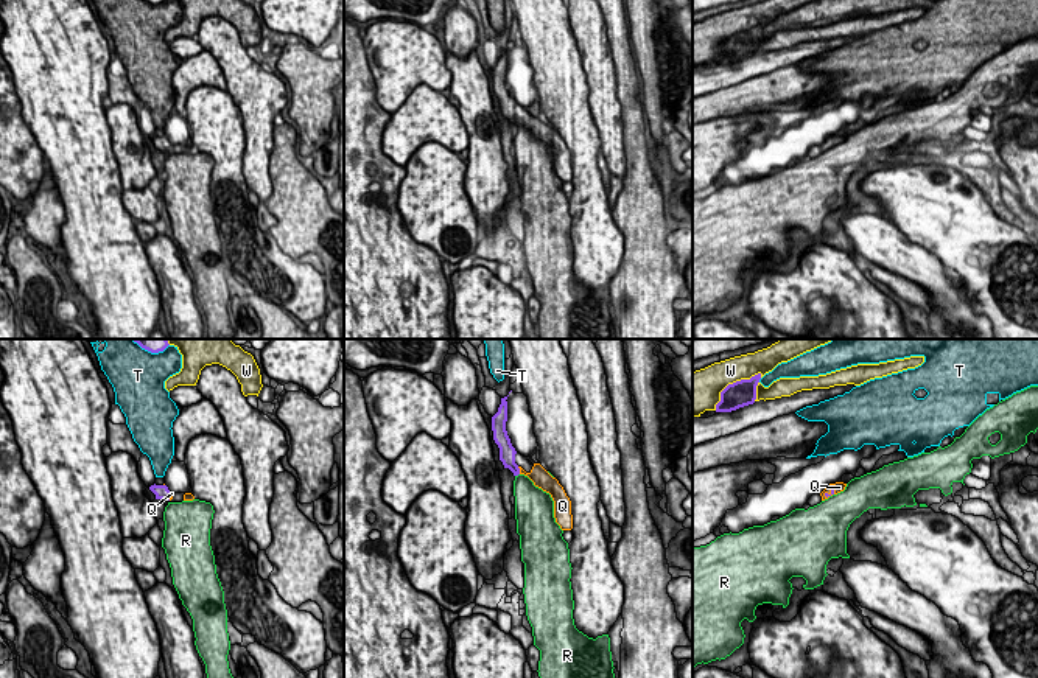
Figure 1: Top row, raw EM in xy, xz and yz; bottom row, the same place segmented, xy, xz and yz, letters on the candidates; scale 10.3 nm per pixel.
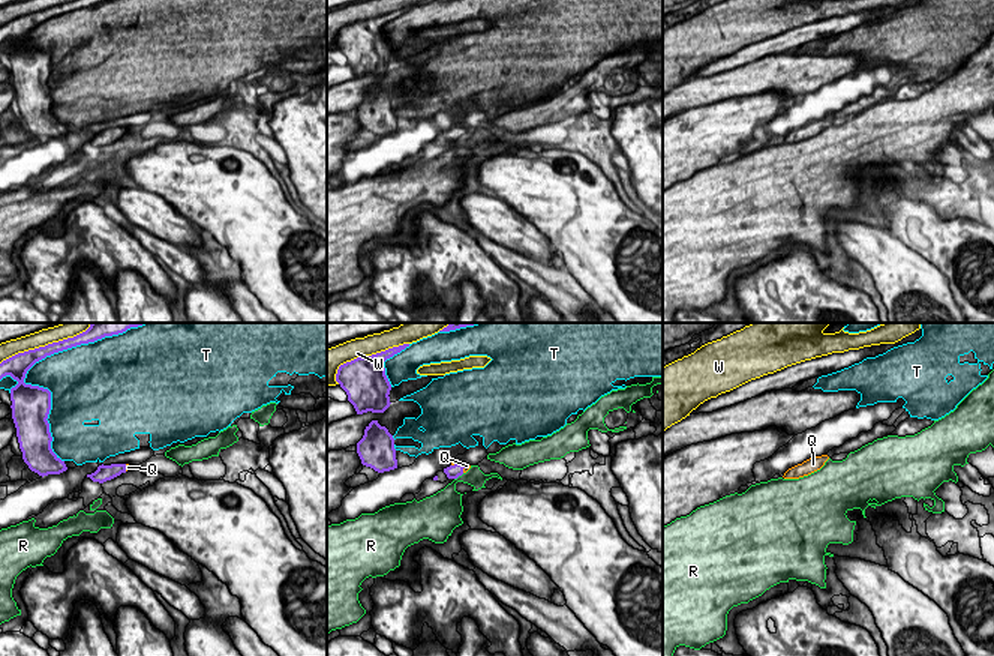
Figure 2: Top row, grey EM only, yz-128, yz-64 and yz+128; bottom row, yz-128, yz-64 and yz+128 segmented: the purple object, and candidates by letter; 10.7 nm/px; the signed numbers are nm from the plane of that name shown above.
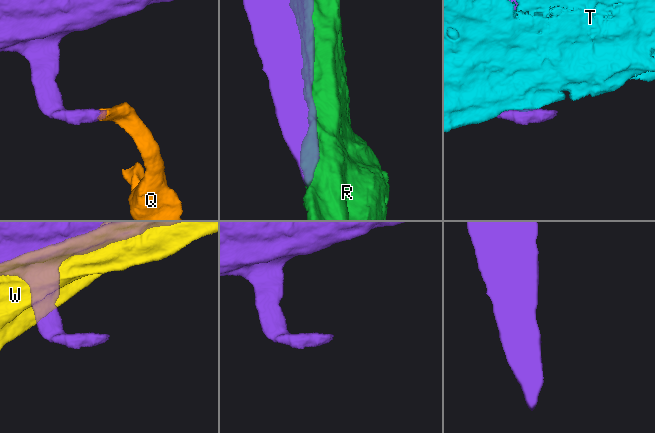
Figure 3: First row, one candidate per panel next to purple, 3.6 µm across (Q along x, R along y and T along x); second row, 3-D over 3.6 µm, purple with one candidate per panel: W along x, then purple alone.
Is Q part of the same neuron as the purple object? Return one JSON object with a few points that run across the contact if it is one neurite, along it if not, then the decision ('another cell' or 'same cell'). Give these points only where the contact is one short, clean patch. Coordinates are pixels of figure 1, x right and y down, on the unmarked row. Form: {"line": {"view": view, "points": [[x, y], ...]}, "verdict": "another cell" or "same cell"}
{"line": {"view": "yz", "points": [[827, 146], [831, 143], [839, 139]]}, "verdict": "same cell"}

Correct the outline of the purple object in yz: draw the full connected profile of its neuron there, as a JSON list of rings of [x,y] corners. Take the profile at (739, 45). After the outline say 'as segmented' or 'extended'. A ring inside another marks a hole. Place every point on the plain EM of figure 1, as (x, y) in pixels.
[[[761,25],[752,28],[750,31],[741,31],[728,36],[721,44],[721,53],[716,56],[716,64],[731,64],[739,59],[753,56],[756,51],[756,37],[761,31]]] | as segmented

